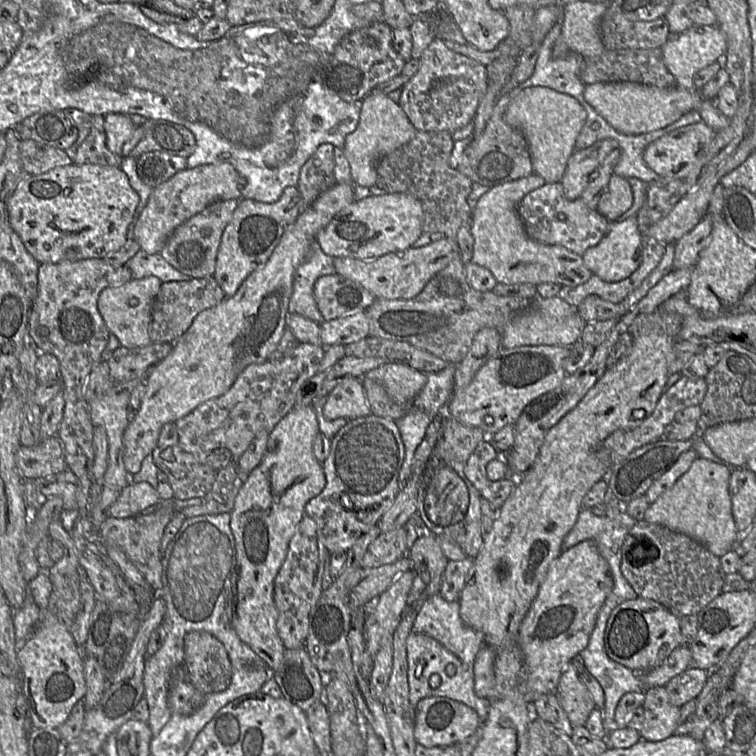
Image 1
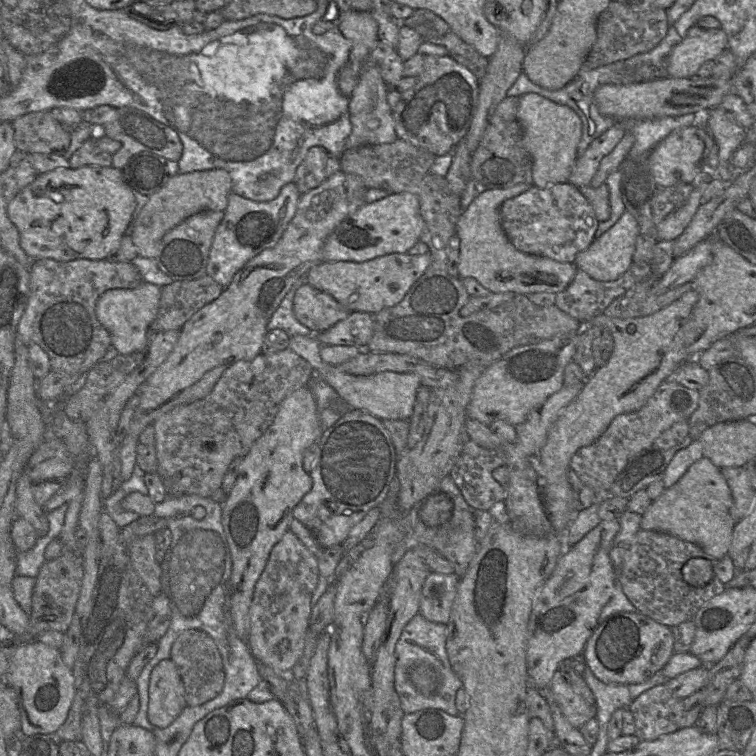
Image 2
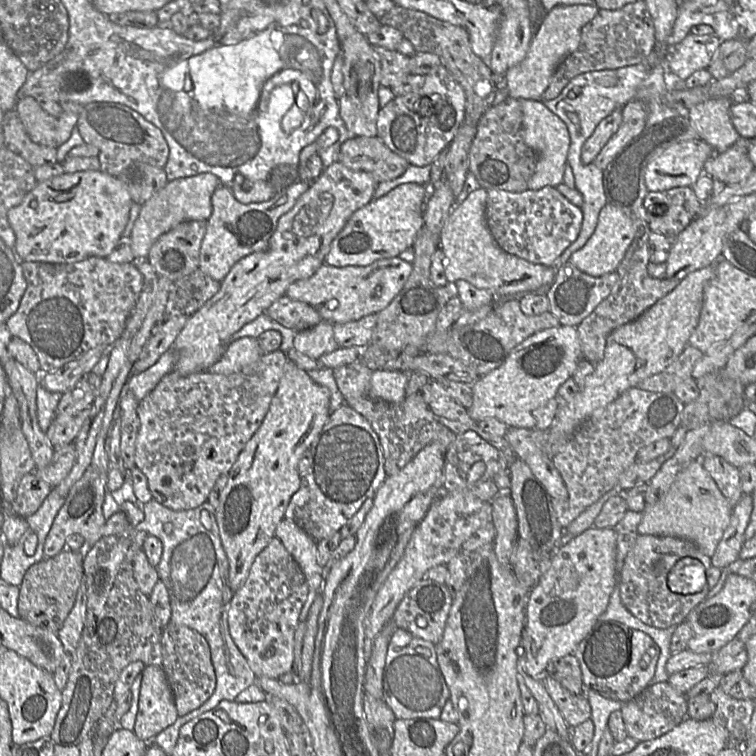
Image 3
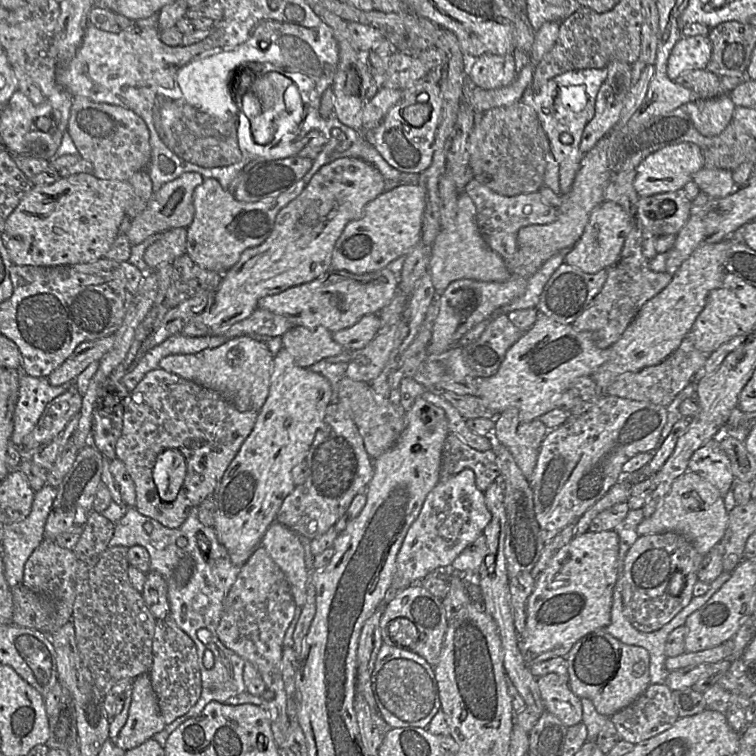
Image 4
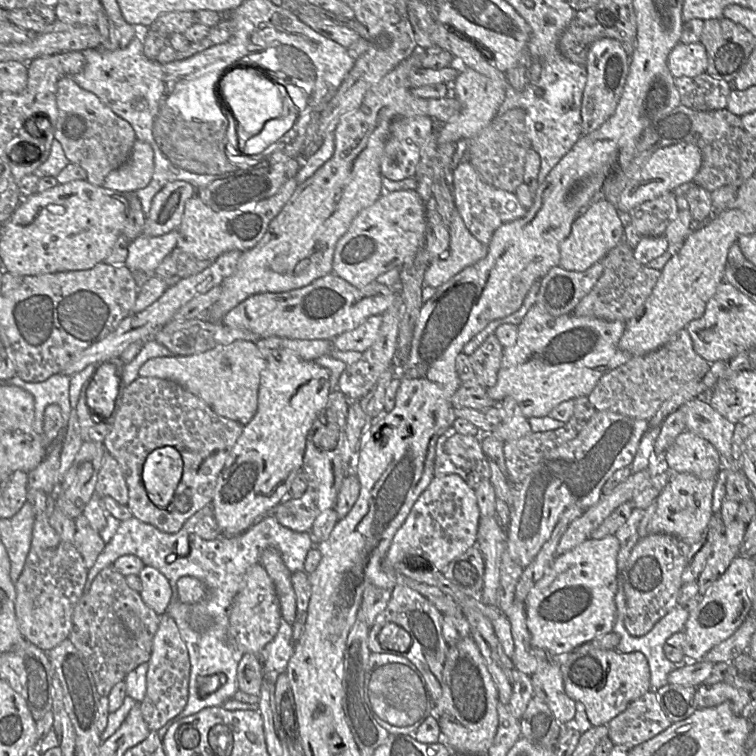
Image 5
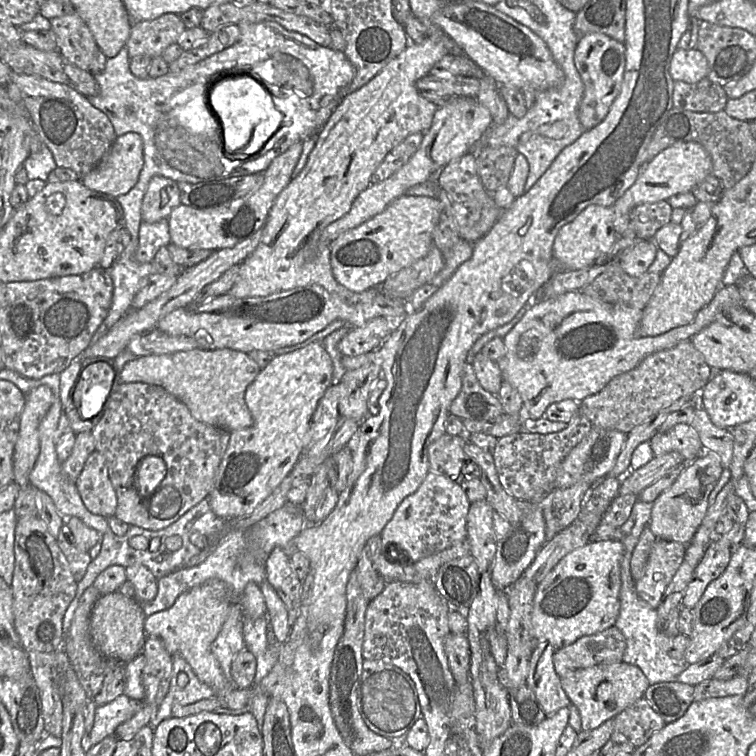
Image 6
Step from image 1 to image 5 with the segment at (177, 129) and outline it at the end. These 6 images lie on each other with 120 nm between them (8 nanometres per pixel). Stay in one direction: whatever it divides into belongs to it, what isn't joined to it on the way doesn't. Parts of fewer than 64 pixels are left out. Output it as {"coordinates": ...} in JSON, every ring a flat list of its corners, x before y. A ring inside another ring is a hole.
{"coordinates":[[69,76,58,81,56,103,58,116,54,139,61,144,69,163,85,170,85,180,95,186,102,186,105,177,128,160,137,140,134,129,95,94,81,88]]}

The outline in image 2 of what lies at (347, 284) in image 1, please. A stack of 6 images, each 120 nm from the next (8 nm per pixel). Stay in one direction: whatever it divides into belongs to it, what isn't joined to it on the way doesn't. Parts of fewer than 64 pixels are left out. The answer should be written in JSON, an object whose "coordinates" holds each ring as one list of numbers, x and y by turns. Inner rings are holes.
{"coordinates":[[303,283,296,290,293,312,297,320,314,333,328,330,350,314,350,311,330,294,308,283]]}

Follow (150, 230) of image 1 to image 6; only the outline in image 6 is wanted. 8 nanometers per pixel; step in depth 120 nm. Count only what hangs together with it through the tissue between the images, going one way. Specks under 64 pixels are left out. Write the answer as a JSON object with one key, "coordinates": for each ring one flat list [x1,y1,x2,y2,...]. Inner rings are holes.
{"coordinates":[[153,176,142,200,142,219,147,223,167,219,180,204,177,182,166,177]]}

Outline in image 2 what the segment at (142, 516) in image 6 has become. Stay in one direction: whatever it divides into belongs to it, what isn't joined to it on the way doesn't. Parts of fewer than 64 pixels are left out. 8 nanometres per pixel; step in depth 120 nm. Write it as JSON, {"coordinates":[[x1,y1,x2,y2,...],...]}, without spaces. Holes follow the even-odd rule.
{"coordinates":[[291,349,274,354,260,353,253,360,239,360,230,365,203,399,178,406,153,422,158,461,158,475,171,495,210,497,221,487,230,463,243,456,276,417,283,400,295,390,310,385,315,377,311,365]]}

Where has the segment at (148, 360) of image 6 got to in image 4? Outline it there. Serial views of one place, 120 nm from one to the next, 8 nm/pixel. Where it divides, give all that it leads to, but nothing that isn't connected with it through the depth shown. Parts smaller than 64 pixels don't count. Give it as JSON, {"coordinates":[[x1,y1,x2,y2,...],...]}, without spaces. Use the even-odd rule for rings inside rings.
{"coordinates":[[238,336,196,354,168,355,161,359,159,368,217,392,240,412,258,412,269,394,273,358,264,343]]}

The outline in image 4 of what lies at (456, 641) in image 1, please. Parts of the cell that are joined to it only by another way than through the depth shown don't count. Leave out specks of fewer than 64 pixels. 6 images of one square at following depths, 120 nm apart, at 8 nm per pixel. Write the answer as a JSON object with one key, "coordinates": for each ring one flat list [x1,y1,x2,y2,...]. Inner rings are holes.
{"coordinates":[[383,643,369,685,378,712,391,728,426,728,441,709,434,667,409,648]]}

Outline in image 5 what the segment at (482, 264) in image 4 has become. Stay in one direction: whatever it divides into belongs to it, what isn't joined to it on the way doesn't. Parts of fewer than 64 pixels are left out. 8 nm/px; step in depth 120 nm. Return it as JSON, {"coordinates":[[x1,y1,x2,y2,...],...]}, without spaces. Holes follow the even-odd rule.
{"coordinates":[[454,210,454,219,448,224,449,249,441,258,432,260,424,274,424,284,439,288,461,270,486,257,488,248,477,240,463,219]]}

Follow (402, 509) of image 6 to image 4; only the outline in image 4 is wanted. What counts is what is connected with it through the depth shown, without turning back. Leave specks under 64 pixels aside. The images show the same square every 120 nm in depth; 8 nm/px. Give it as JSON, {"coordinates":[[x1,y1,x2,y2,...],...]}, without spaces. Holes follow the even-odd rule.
{"coordinates":[[463,469,446,481,439,481,426,496,418,517,409,527,399,549,391,595,420,583,435,570,448,569,462,550,483,532,490,519,484,492,477,488,472,469]]}

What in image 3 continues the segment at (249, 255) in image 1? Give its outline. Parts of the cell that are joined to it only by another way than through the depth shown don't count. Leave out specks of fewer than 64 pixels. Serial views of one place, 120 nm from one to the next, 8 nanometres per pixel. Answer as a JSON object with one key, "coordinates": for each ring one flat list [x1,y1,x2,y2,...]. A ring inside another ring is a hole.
{"coordinates":[[296,181,268,201,243,204,235,199,228,187,219,185,211,197,212,213,200,248,199,269,221,282,240,259,267,250,280,217,294,207,310,186,307,182]]}

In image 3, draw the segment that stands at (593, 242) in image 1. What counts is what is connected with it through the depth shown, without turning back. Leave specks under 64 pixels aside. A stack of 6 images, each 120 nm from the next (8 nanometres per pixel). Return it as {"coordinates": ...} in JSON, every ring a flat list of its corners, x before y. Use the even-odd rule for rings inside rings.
{"coordinates":[[553,186,523,192,487,190,486,220,498,245,506,252,531,263,554,266,562,253,578,238,582,209]]}

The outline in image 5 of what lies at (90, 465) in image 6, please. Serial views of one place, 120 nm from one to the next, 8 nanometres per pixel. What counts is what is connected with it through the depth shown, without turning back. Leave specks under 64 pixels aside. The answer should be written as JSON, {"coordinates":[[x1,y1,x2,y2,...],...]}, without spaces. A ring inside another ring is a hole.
{"coordinates":[[105,453,102,459,95,485,95,495,101,498,110,496,122,505,126,505,128,502,128,487,121,468,108,453]]}

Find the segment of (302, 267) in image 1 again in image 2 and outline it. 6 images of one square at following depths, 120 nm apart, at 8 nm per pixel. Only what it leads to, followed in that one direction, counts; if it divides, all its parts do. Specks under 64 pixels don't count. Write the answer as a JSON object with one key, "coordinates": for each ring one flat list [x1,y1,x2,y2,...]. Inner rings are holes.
{"coordinates":[[305,278,298,280,293,287,288,291,279,307,270,318,267,328,284,330,290,338,295,335,311,336,315,333,302,325,293,312,293,300,296,290,305,283]]}

